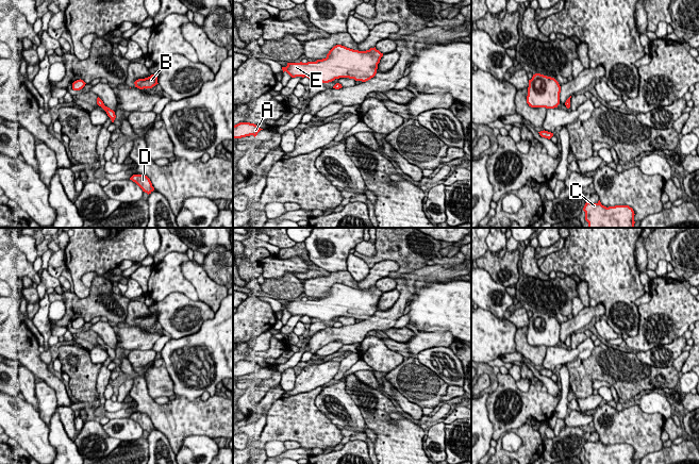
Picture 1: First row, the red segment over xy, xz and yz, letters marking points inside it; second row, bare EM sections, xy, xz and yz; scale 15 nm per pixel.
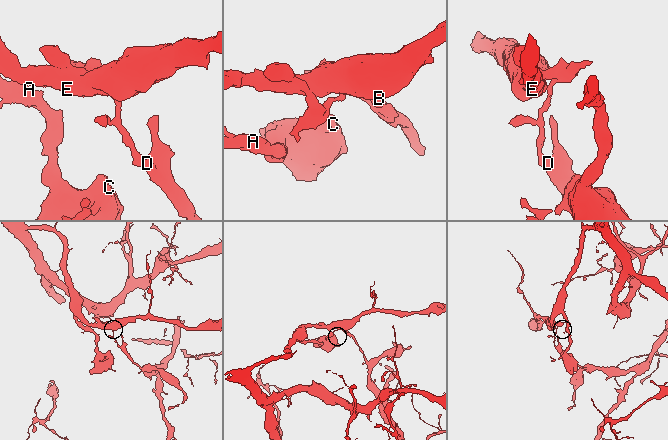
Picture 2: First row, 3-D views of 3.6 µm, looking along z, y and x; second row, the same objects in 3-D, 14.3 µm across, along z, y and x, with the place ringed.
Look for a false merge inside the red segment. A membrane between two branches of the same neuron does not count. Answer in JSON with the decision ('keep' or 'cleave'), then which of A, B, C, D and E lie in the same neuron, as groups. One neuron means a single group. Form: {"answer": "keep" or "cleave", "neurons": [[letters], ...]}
{"answer": "cleave", "neurons": [["A", "B", "C", "E"], ["D"]]}

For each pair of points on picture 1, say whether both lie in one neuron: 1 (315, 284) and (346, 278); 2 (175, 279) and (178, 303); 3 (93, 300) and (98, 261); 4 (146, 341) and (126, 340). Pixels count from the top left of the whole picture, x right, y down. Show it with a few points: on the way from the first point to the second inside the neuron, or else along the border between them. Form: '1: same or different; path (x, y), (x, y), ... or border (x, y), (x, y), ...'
1: same; path (322, 284), (333, 278), (338, 278)
2: different; border (199, 300), (171, 292), (153, 301)
3: different; border (98, 275), (102, 276)
4: same; path (140, 340), (131, 340)

